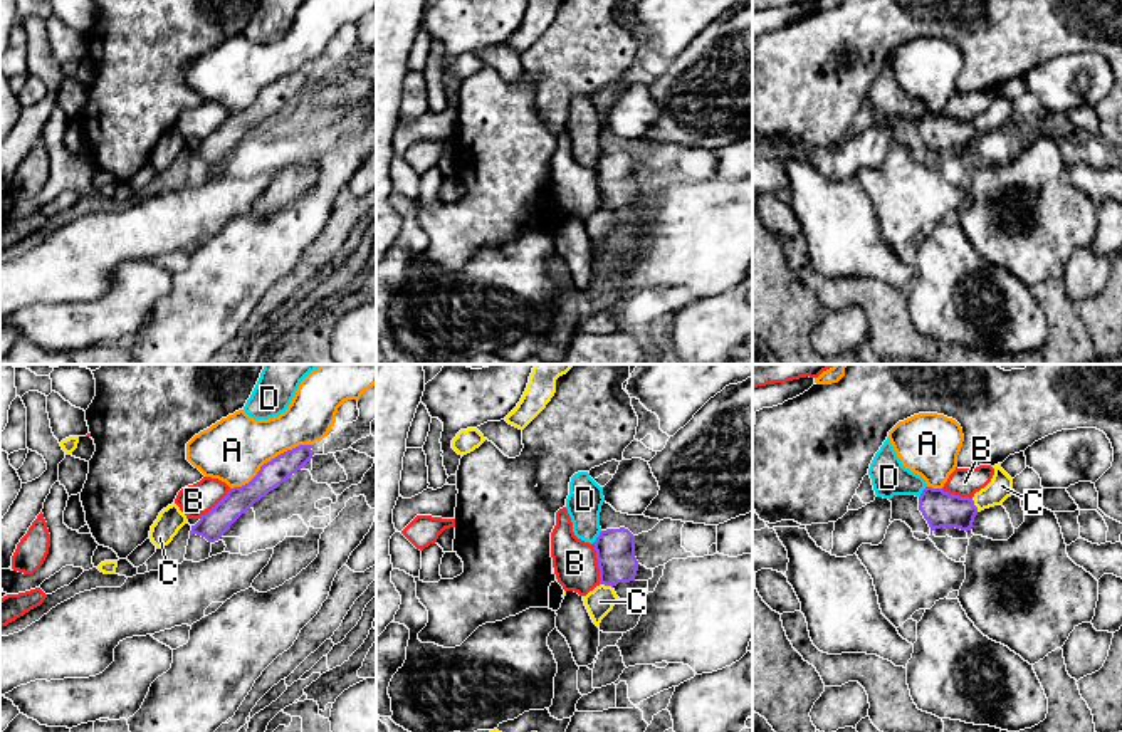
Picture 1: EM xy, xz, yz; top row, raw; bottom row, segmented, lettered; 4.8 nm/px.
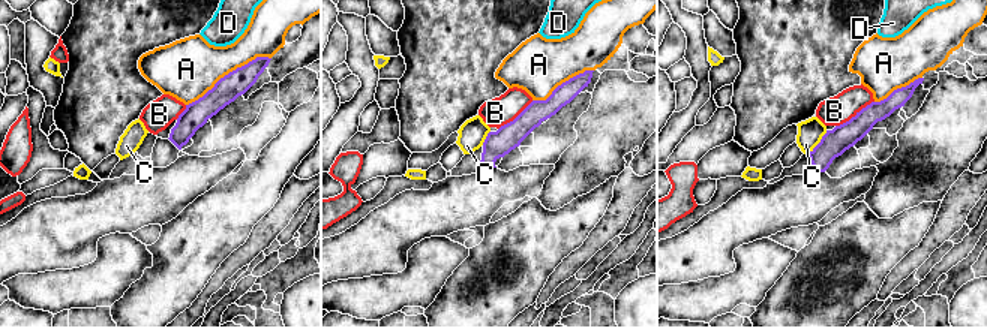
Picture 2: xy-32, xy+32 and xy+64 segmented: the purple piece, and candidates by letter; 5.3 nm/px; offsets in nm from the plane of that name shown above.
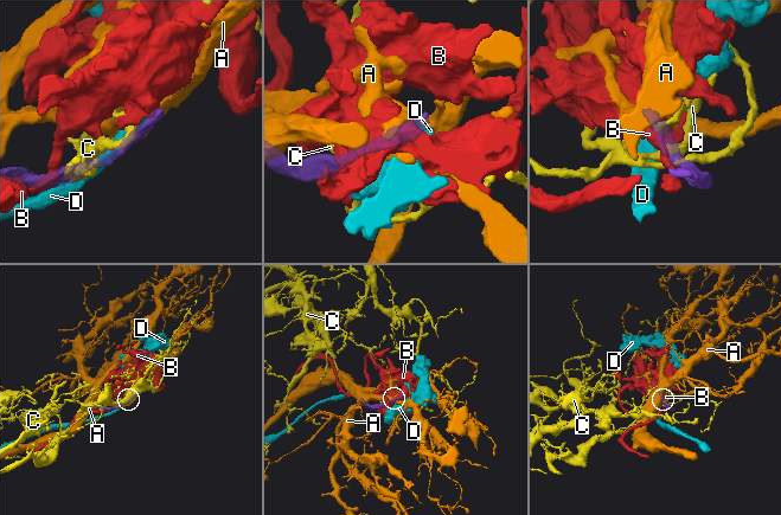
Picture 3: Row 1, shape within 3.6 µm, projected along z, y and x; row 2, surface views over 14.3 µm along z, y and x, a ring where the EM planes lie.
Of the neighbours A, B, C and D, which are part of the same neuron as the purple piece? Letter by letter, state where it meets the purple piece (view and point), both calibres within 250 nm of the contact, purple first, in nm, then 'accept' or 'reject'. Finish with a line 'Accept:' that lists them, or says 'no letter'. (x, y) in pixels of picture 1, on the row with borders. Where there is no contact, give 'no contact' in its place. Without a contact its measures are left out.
A: contact xy (271, 460); calibres 130 and 300 nm; reject
B: contact xz (598, 563); calibres 190 and 220 nm; accept
C: contact xz (607, 585); calibres 190 and 140 nm; reject
D: contact xz (597, 538); calibres 190 and 170 nm; reject
Accept: B

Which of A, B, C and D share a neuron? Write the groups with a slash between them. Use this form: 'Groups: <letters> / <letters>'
Groups: A / B / C / D

